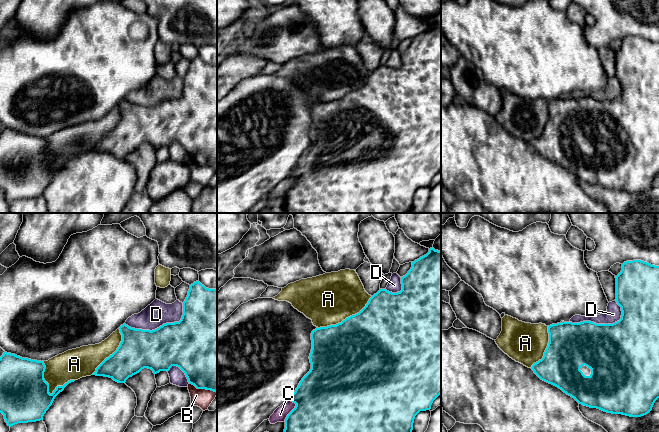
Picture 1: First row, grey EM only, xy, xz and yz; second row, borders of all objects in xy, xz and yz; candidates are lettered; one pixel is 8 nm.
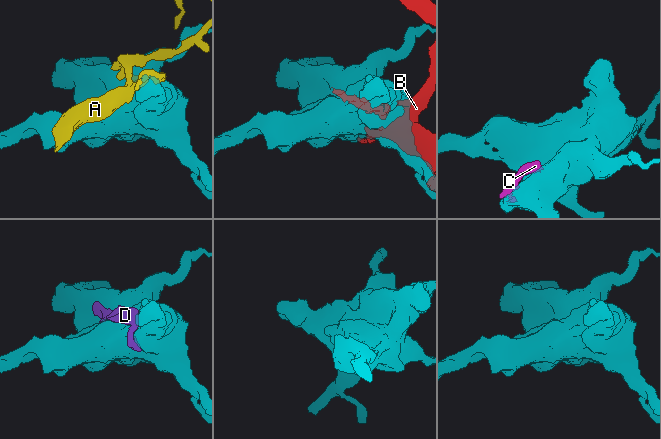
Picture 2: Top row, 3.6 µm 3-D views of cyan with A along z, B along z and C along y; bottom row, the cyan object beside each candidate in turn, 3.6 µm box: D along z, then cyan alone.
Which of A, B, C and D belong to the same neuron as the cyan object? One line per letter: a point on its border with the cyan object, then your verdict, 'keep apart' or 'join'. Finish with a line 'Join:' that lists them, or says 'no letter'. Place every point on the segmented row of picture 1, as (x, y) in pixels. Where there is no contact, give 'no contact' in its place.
A: xy (48, 390) | keep apart
B: xy (203, 388) | keep apart
C: xz (292, 410) | keep apart
D: xy (160, 326) | keep apart
Join: no letter

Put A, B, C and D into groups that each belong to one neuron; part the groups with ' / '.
A / B / C D

